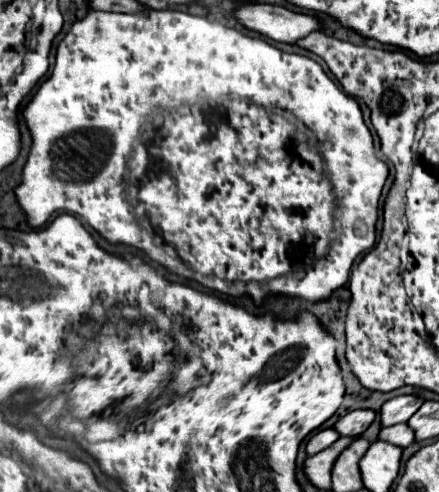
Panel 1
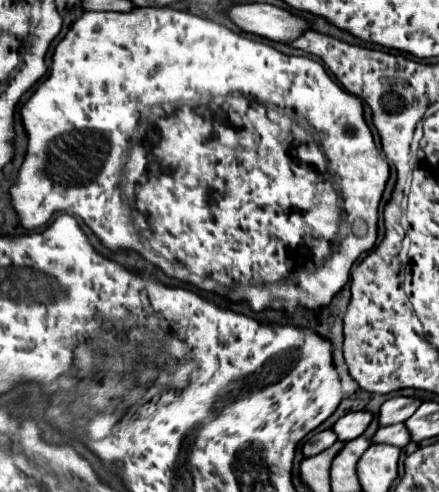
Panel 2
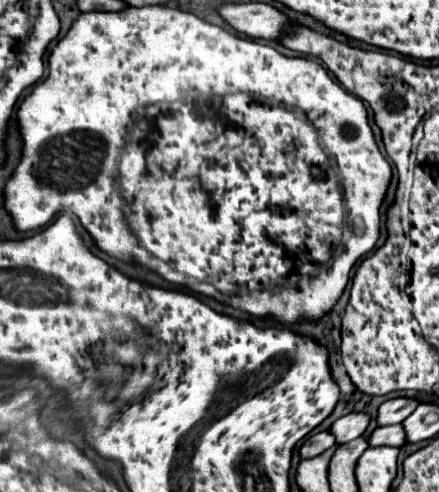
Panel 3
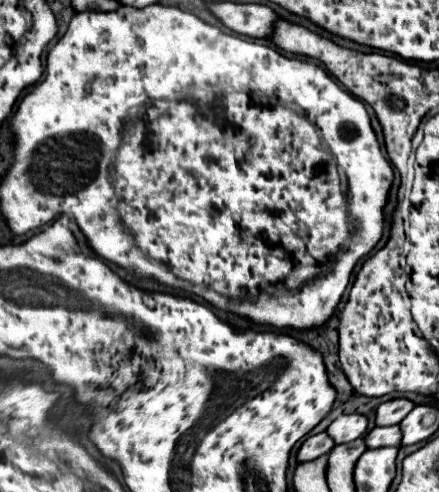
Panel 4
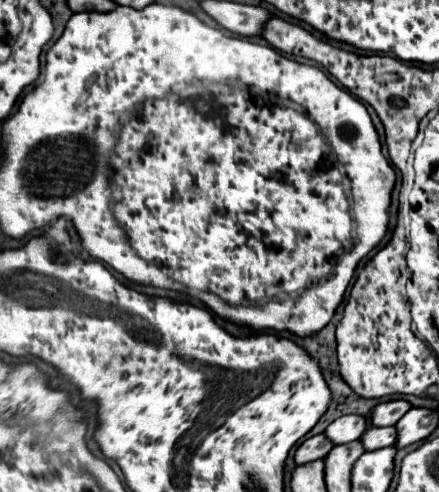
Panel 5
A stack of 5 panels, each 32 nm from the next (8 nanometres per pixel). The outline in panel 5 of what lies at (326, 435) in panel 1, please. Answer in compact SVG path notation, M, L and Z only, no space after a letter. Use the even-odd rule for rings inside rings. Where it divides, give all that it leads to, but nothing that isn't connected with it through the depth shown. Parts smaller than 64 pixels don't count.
M318 434L318 436L312 436L300 444L300 448L294 454L294 462L296 464L308 464L308 462L324 458L330 450L332 450L330 440L326 440L324 434Z

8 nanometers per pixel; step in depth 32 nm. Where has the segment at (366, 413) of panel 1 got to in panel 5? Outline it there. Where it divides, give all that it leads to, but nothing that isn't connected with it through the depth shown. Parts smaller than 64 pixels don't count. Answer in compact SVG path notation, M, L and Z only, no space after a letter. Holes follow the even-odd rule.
M350 414L350 416L340 416L338 420L334 420L324 430L324 434L332 444L348 444L358 440L364 430L366 430L366 418L358 414Z

